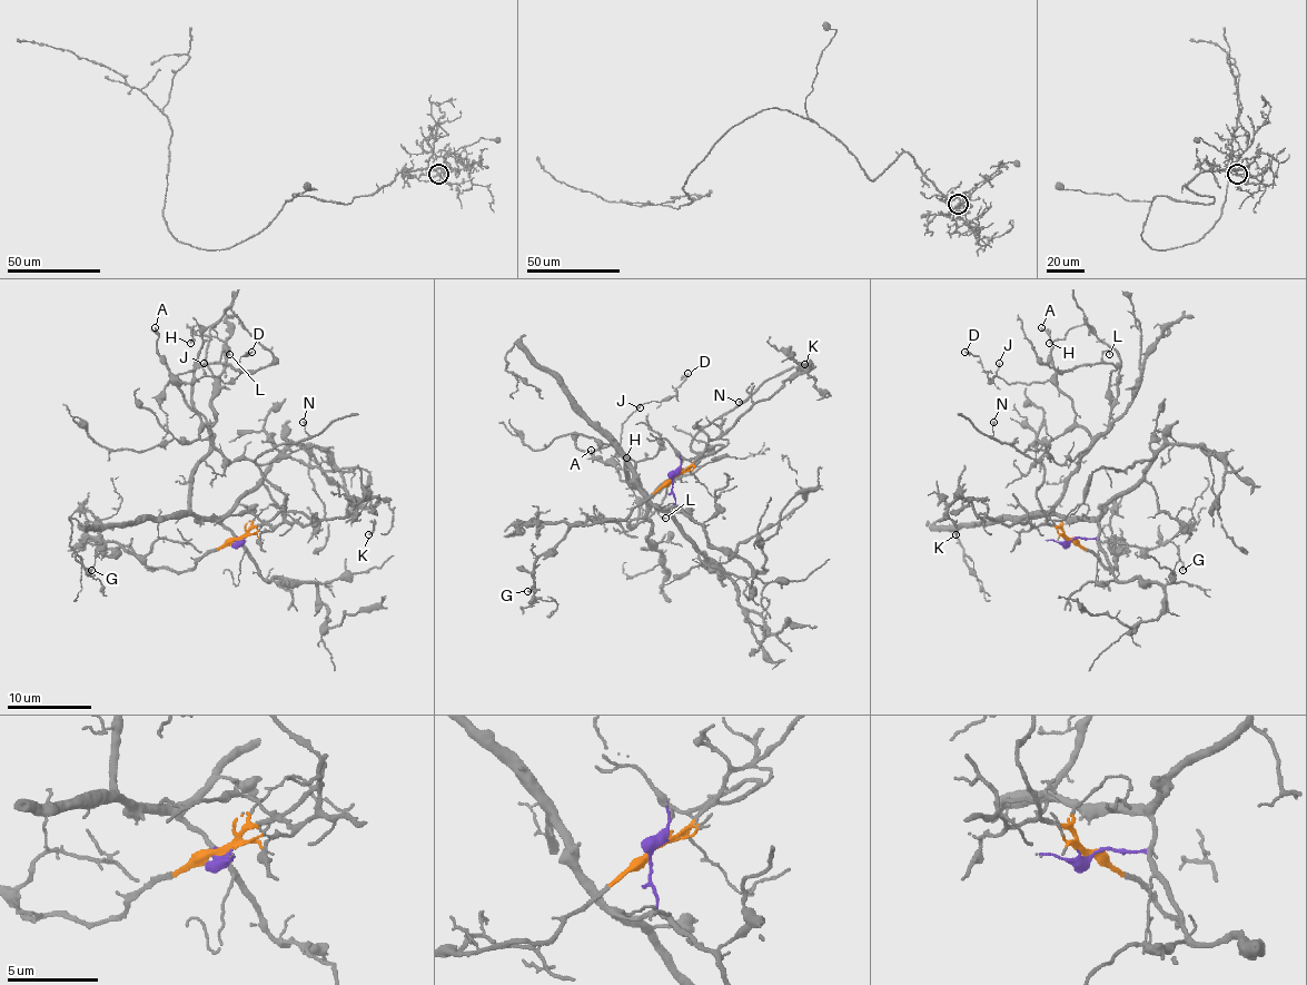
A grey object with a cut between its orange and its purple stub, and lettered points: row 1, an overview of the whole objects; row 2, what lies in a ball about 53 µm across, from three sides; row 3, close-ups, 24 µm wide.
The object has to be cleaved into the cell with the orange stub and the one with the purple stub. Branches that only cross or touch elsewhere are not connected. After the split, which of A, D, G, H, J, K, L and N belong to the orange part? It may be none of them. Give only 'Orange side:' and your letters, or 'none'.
Orange side: G, K, N

